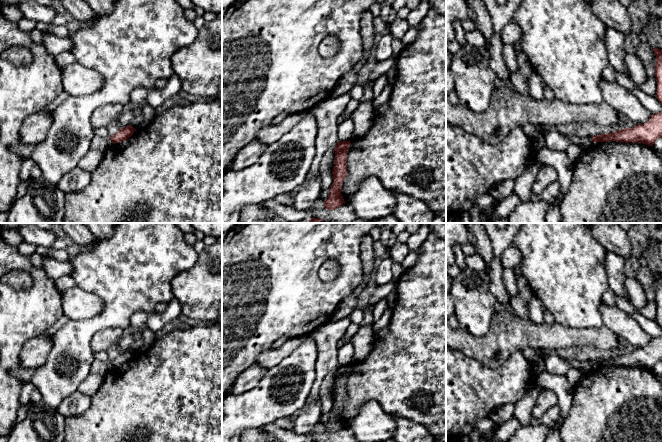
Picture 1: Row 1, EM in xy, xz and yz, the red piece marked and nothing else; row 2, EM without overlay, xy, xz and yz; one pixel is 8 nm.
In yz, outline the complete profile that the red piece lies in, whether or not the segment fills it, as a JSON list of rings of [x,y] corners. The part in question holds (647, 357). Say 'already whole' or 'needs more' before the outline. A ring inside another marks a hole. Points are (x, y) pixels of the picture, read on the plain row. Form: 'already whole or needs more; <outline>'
already whole; [[[662,335],[652,338],[644,348],[637,348],[632,352],[619,353],[618,355],[592,360],[598,366],[625,366],[643,367],[653,370],[654,366],[662,360]]]

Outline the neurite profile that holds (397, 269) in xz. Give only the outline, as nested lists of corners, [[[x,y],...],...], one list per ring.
[[[393,262],[392,264],[392,277],[394,281],[398,281],[406,270],[400,263]]]

